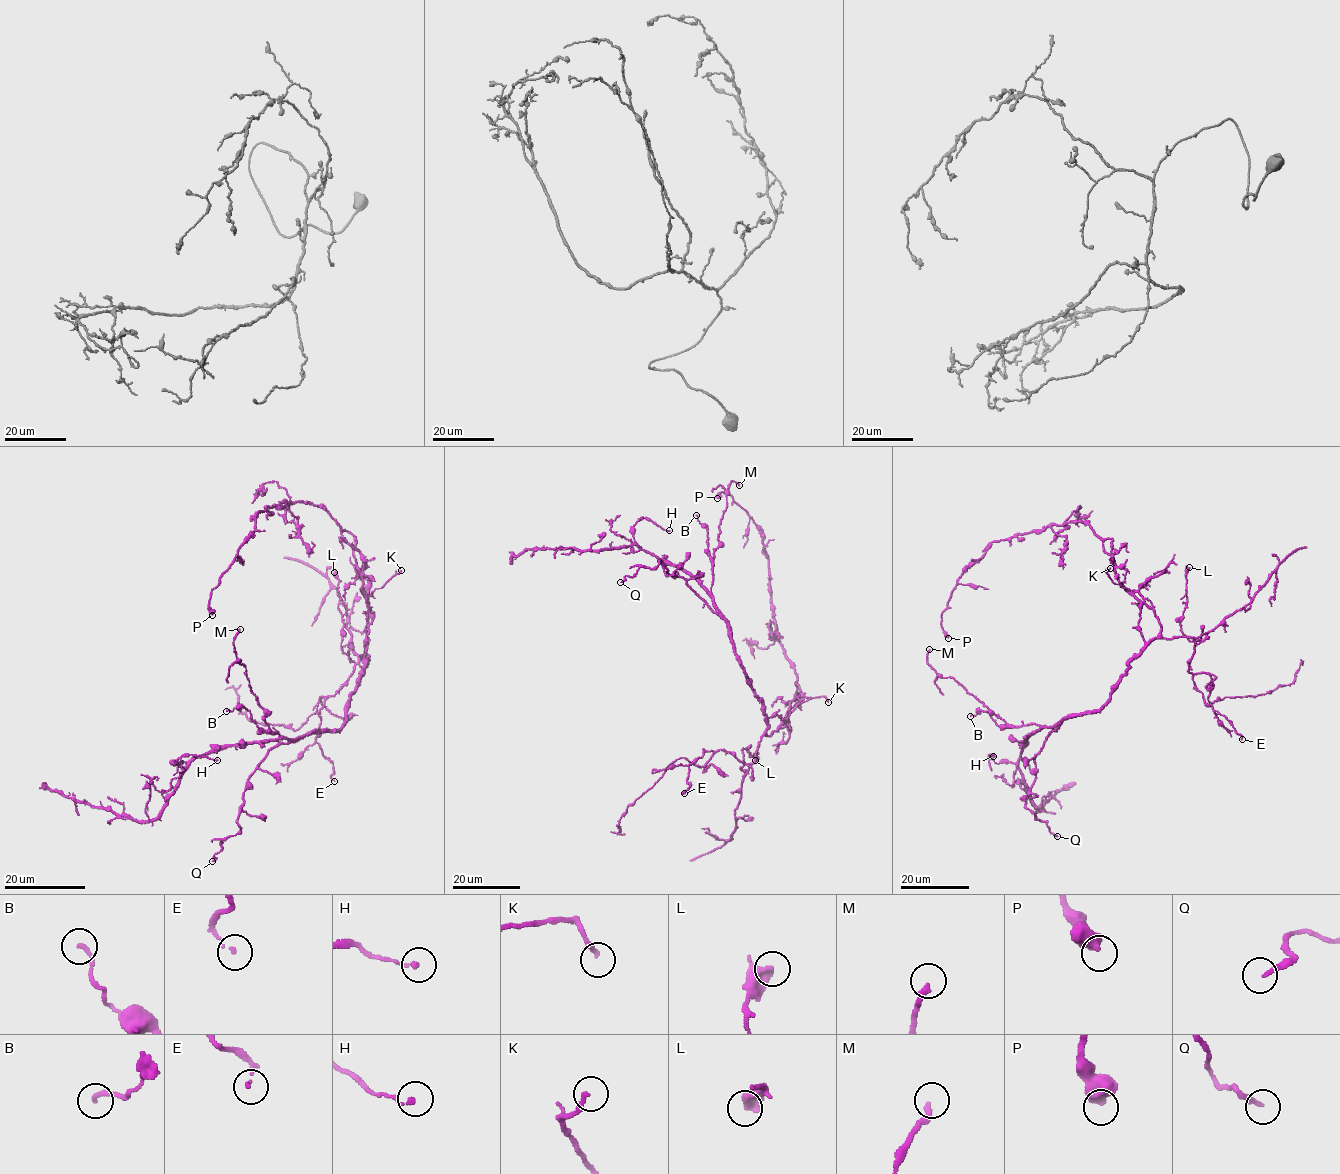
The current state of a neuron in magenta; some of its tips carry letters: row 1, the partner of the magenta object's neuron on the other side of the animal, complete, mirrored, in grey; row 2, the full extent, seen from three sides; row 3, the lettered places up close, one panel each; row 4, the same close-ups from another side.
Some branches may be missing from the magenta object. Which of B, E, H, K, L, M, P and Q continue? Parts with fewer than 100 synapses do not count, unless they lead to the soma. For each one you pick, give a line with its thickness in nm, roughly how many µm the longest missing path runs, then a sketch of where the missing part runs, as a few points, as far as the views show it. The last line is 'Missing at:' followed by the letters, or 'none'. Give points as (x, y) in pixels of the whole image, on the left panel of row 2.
Missing at: none

